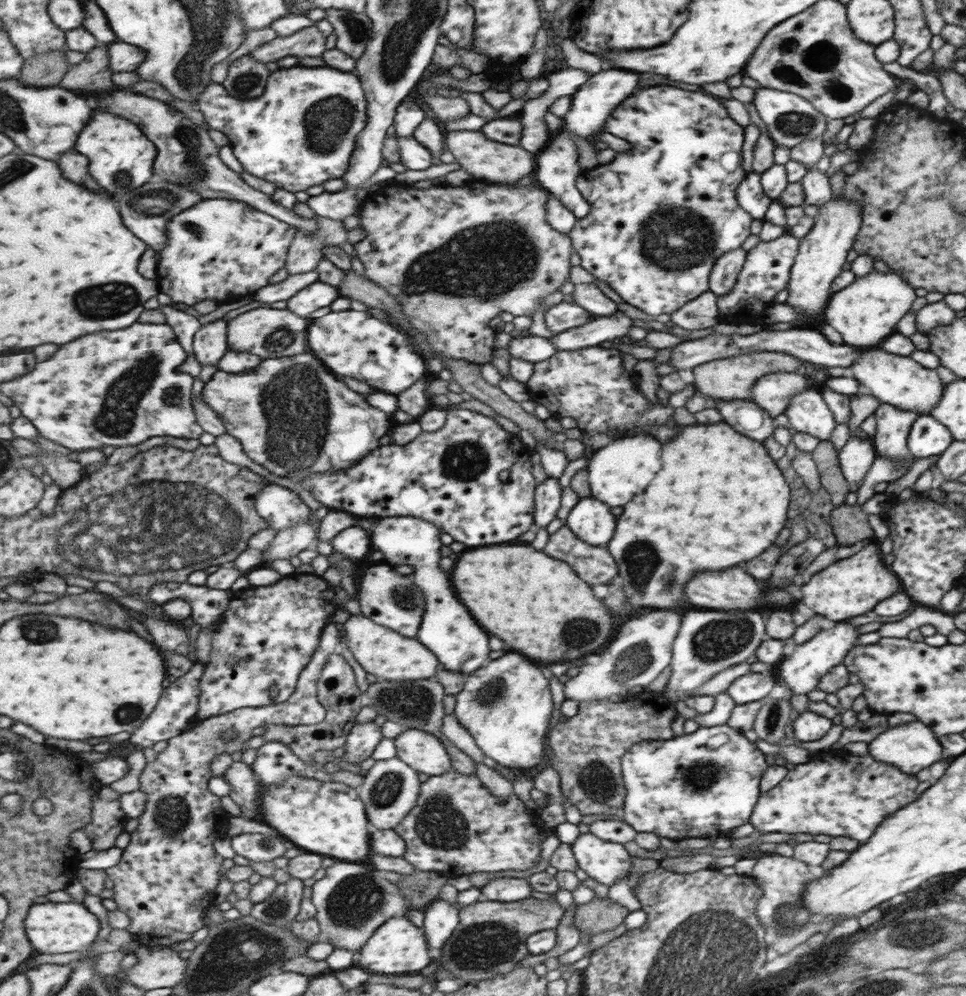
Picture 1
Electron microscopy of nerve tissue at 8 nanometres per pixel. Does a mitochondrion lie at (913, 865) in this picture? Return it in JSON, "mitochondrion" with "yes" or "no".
{"mitochondrion":"no"}

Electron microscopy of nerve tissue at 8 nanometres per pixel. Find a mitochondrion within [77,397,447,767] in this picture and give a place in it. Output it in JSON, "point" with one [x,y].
{"point":[414,702]}

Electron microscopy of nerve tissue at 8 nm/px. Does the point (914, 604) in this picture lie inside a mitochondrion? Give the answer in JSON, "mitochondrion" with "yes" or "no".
{"mitochondrion":"no"}

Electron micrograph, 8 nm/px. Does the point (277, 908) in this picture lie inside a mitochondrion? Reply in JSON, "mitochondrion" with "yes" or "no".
{"mitochondrion":"yes"}

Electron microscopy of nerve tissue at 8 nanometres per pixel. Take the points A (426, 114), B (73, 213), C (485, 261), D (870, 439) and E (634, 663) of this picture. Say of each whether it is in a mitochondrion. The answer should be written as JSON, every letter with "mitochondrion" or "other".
{"A":"other","B":"other","C":"mitochondrion","D":"other","E":"mitochondrion"}

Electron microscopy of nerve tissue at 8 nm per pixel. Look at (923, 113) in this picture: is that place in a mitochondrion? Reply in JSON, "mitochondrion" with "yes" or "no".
{"mitochondrion":"no"}

